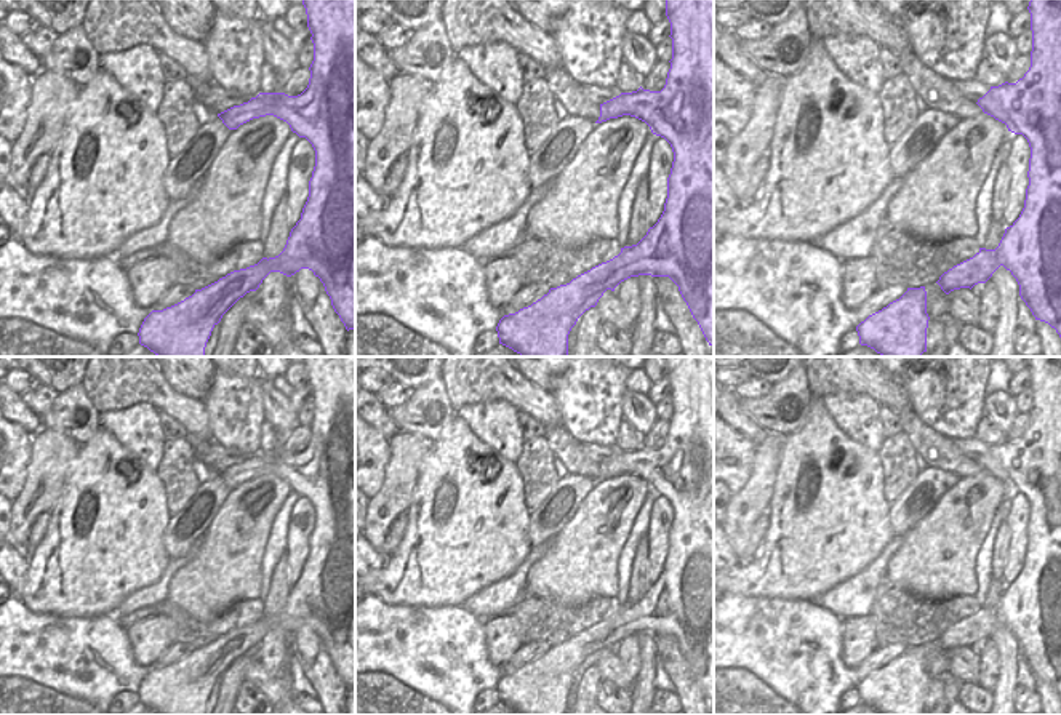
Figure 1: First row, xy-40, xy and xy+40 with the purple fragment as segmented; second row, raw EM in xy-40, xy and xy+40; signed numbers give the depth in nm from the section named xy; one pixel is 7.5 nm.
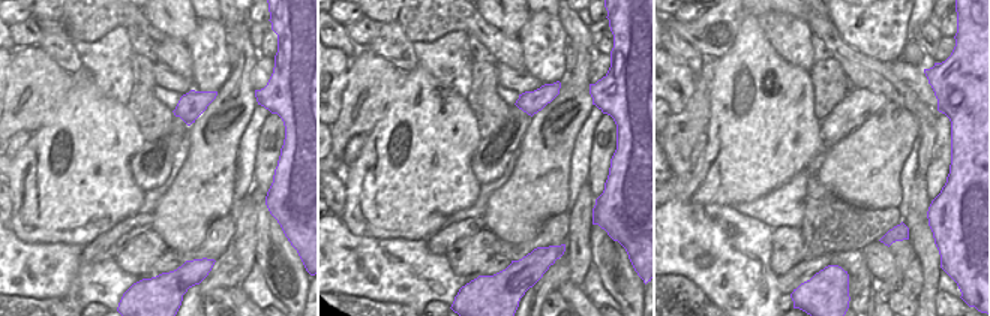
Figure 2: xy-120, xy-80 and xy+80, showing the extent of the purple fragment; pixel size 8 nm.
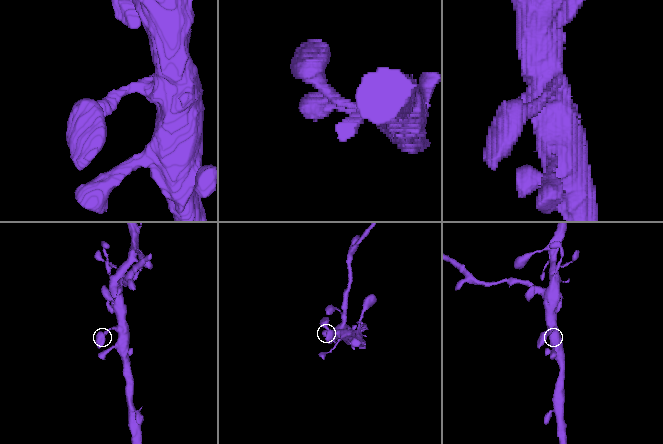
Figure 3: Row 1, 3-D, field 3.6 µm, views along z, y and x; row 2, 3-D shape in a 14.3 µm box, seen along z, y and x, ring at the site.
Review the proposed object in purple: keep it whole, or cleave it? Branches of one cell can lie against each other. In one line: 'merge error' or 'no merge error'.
no merge error

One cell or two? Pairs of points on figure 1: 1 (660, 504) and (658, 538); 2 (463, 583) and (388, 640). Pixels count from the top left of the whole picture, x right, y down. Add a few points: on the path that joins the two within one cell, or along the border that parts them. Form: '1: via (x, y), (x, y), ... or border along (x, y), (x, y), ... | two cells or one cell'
1: via (660, 512), (658, 530) | one cell
2: border along (394, 603), (420, 603), (424, 607), (460, 605) | two cells

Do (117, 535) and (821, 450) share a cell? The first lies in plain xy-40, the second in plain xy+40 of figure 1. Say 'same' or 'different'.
same

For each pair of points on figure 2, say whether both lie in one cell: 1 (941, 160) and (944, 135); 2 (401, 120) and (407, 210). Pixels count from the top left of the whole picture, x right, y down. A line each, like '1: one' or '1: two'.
1: one
2: one

